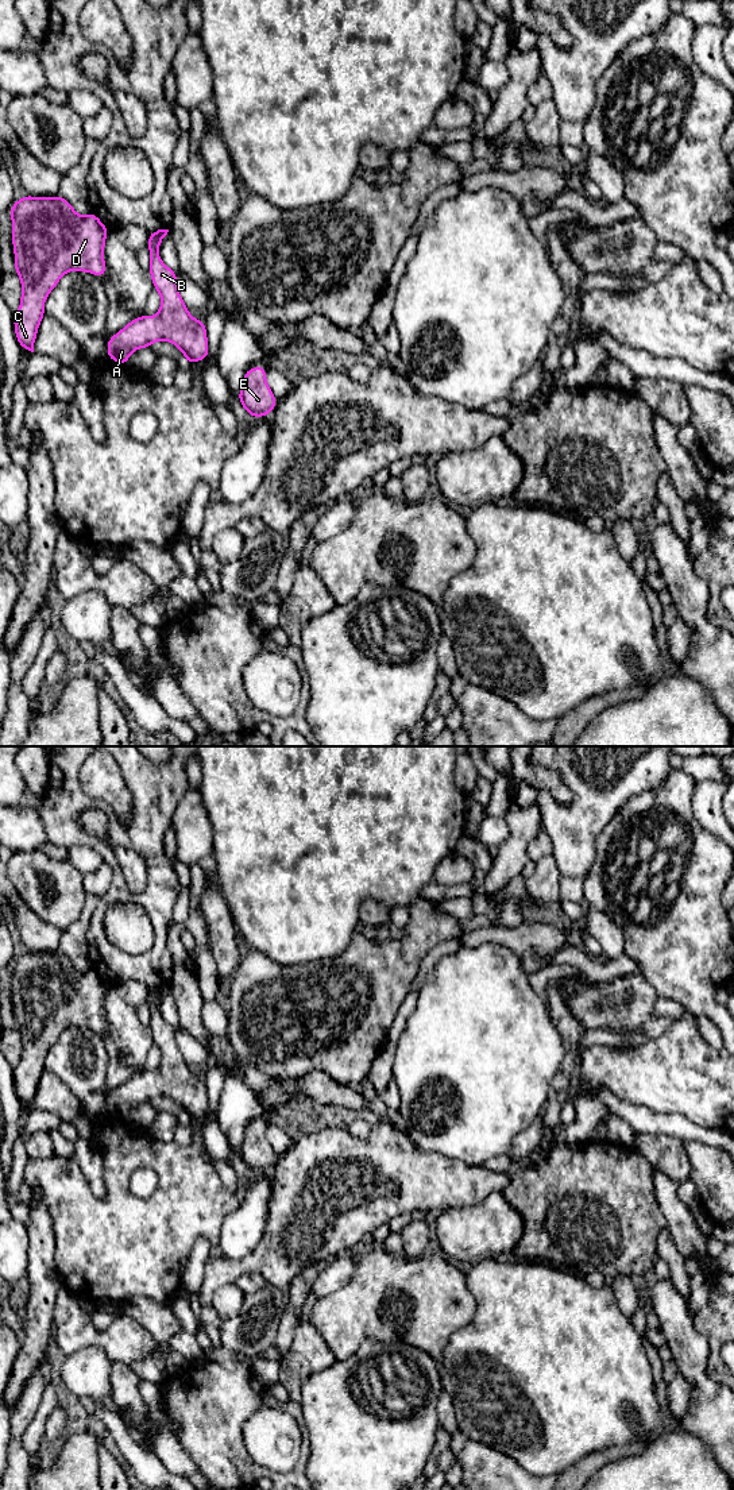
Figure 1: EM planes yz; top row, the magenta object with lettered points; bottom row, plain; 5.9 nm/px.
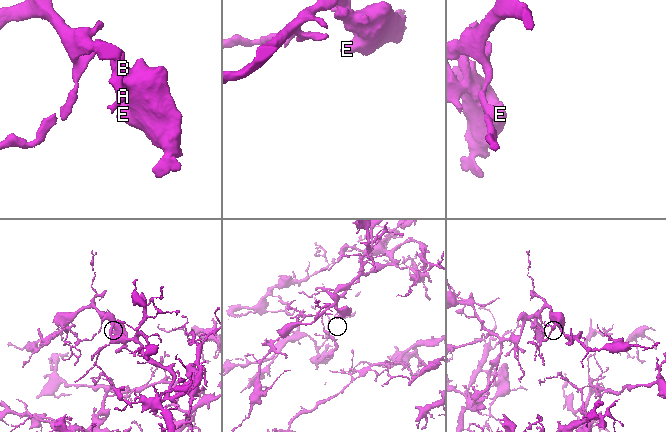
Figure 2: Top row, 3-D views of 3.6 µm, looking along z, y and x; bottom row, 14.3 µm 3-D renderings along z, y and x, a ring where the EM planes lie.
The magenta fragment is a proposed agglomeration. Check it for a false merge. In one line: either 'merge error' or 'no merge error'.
no merge error

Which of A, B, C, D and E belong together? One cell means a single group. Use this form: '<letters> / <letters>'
A B C D E

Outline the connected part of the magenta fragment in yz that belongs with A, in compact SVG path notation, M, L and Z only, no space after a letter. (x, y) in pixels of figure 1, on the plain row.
M169 985L148 989L150 1031L154 1045L161 1050L161 1065L154 1073L139 1072L123 1082L107 1097L108 1113L116 1119L127 1120L131 1109L138 1104L150 1104L152 1099L165 1096L184 1108L188 1120L206 1116L209 1100L206 1082L194 1074L177 1041L177 1028L167 1023L158 1005Z

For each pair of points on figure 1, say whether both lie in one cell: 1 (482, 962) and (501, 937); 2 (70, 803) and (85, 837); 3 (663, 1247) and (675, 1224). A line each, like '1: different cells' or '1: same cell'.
1: different cells
2: same cell
3: different cells

